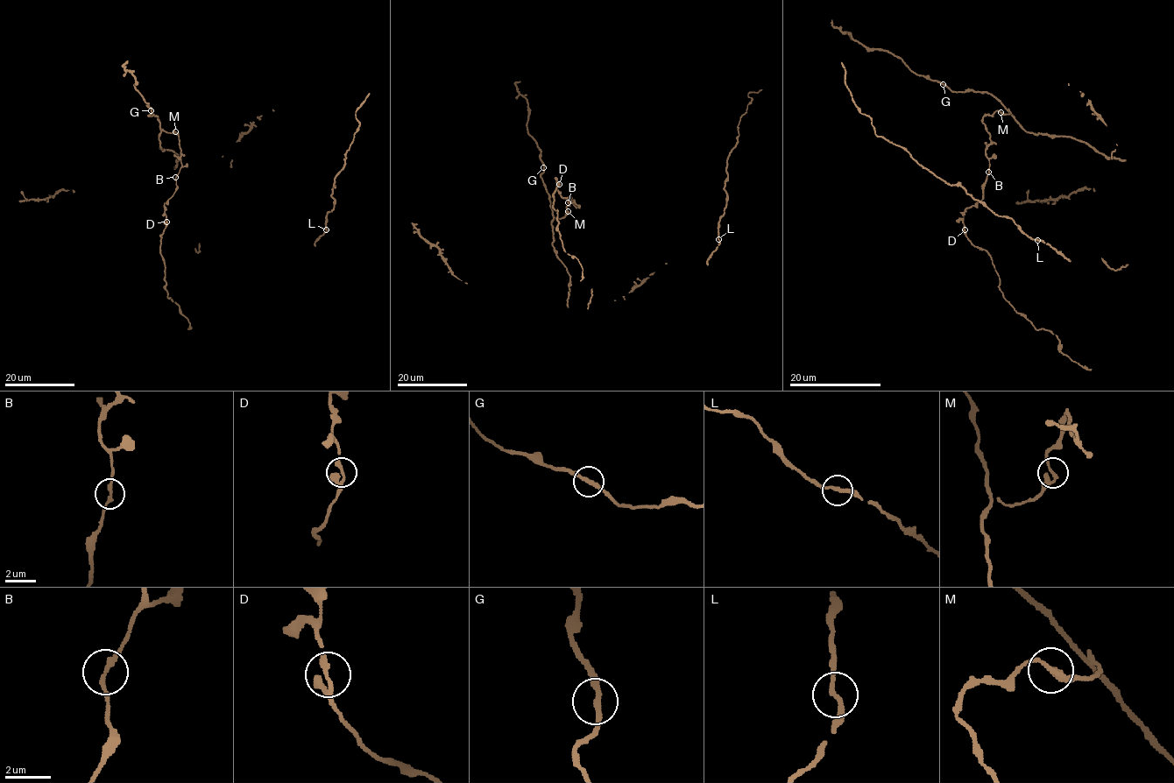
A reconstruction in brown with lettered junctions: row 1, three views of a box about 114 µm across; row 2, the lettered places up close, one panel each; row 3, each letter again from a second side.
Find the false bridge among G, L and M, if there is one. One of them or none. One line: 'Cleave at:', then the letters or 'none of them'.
Cleave at: none of them

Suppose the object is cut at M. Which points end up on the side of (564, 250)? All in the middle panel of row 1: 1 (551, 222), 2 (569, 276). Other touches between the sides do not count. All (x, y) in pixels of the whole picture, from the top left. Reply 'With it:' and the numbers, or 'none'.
With it: none

